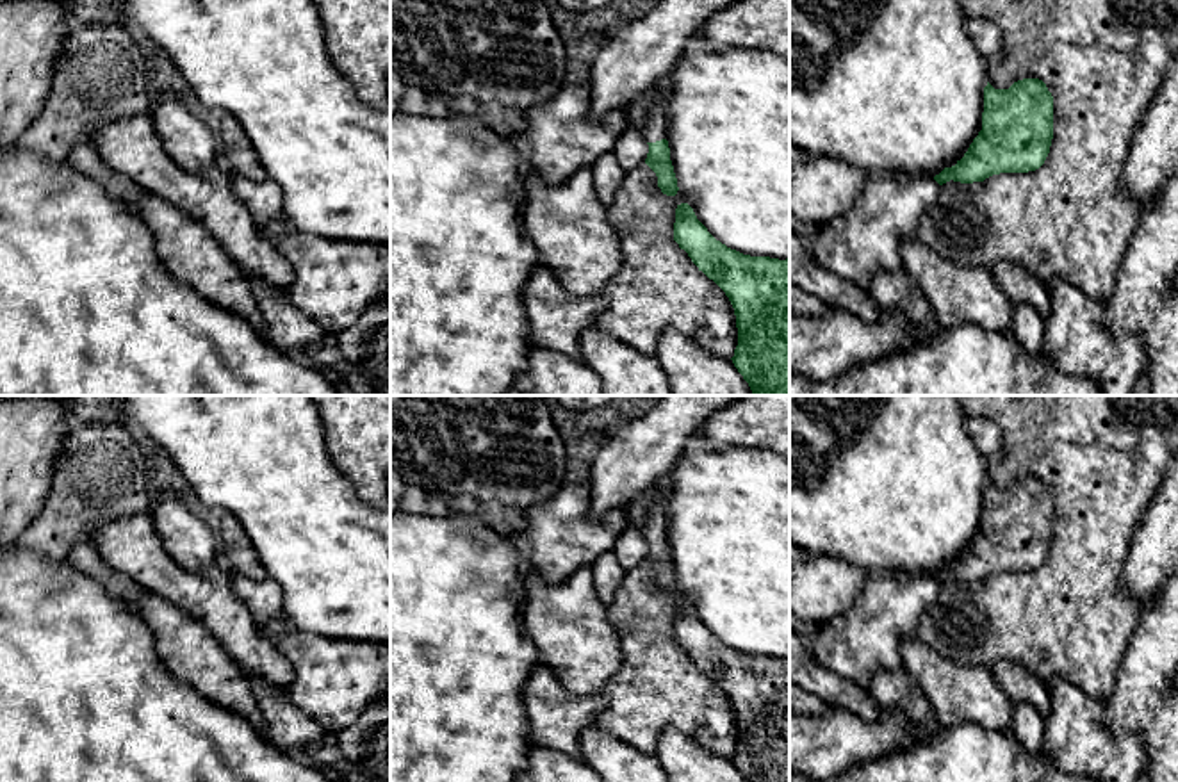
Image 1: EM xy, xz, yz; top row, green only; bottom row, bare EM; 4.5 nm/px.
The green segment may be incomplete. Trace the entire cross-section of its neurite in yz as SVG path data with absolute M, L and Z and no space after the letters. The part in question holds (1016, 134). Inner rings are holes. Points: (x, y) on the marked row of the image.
M1023 78L1009 89L984 87L982 130L955 166L945 167L934 180L943 185L950 180L961 183L984 182L1000 173L1028 173L1039 169L1053 139L1053 96L1039 78Z

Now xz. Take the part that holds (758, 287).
M688 203L675 208L674 240L729 297L738 328L731 358L752 395L789 395L789 258L750 257L716 240Z

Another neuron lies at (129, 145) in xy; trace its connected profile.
M150 112L121 116L118 119L94 125L89 137L96 144L102 160L114 173L130 178L141 189L166 200L187 217L205 226L248 280L262 278L267 285L289 294L294 273L278 248L258 233L257 221L233 194L228 173L216 166L201 173L182 169L162 146Z

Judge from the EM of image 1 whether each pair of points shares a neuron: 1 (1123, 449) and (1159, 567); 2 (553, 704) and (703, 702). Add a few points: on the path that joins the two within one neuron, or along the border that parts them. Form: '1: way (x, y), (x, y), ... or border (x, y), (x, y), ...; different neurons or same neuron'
1: border (1159, 487), (1127, 554); different neurons
2: border (605, 692), (606, 704), (594, 724); different neurons

